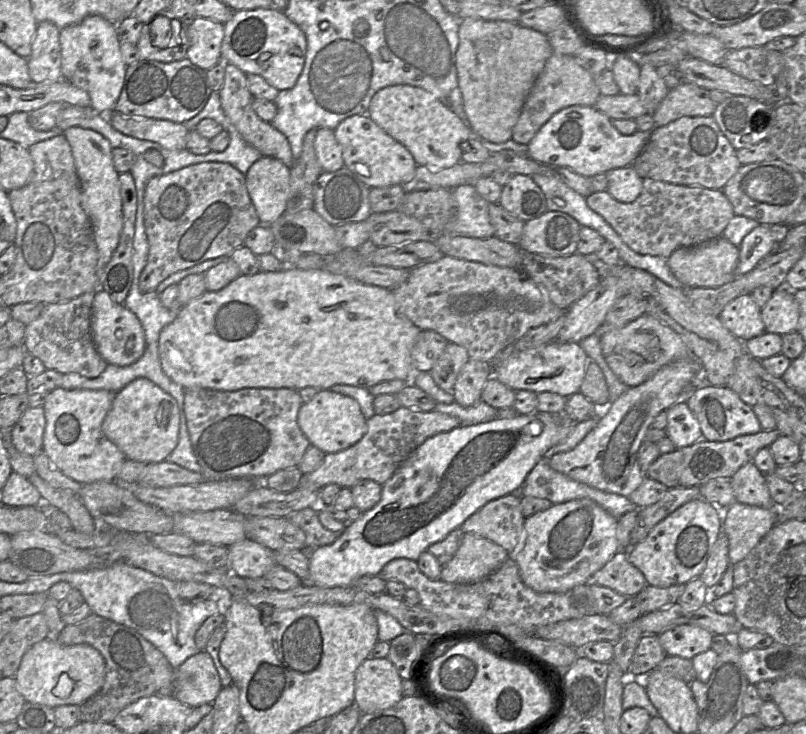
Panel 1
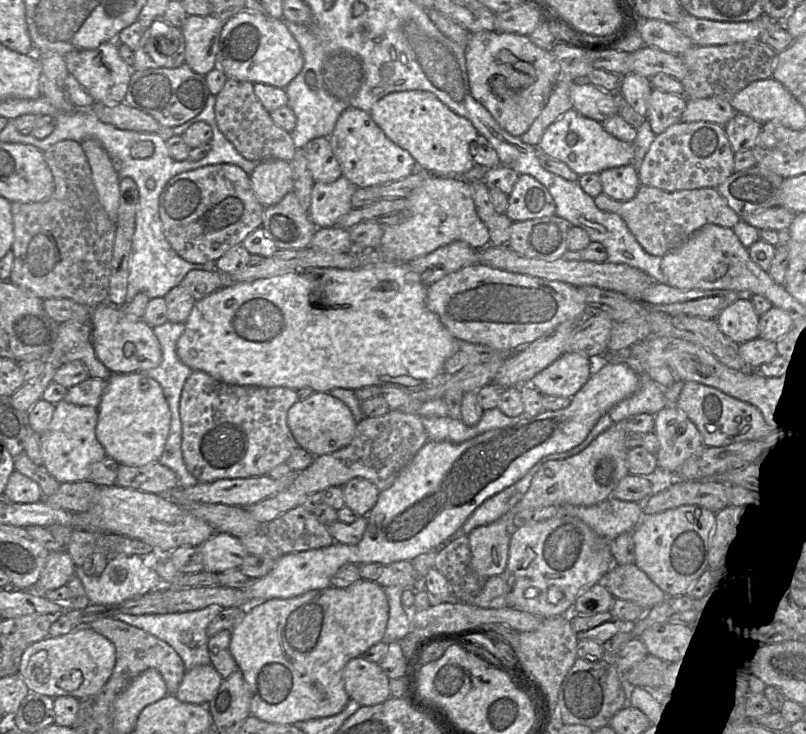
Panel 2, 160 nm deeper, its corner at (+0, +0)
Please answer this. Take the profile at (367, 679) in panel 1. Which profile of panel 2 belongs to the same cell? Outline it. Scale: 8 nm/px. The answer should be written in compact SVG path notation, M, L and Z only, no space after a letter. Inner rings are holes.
M363 657L351 659L343 668L343 681L350 699L361 706L381 704L391 697L390 678L379 663Z

